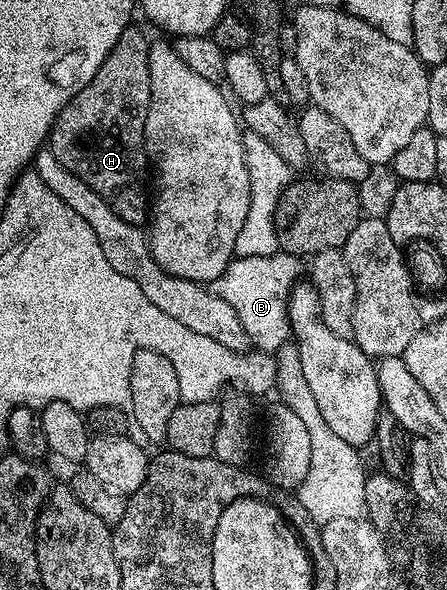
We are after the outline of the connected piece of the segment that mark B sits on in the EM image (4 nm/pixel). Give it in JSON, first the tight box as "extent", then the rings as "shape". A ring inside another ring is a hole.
{"extent":[207,251,304,353],"shape":[[[280,251],[273,256],[238,257],[234,258],[227,265],[225,272],[211,281],[207,288],[233,307],[248,342],[256,350],[275,353],[290,338],[287,299],[292,286],[304,271],[304,260],[298,254]]]}

